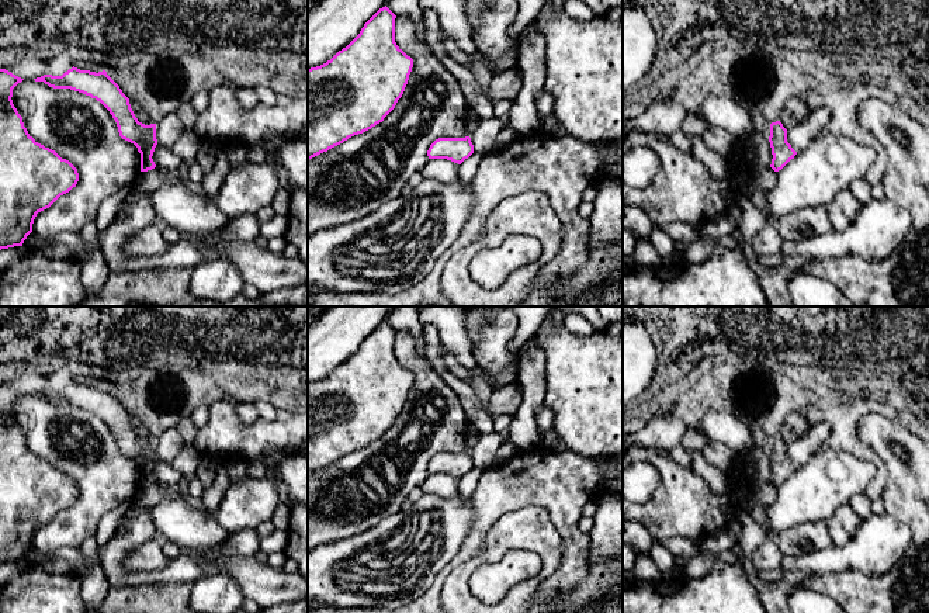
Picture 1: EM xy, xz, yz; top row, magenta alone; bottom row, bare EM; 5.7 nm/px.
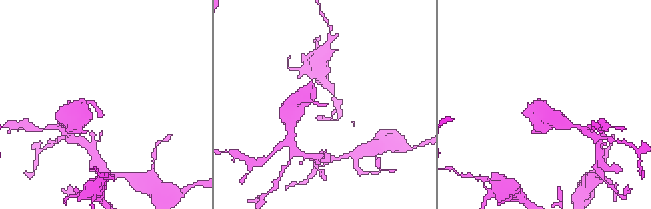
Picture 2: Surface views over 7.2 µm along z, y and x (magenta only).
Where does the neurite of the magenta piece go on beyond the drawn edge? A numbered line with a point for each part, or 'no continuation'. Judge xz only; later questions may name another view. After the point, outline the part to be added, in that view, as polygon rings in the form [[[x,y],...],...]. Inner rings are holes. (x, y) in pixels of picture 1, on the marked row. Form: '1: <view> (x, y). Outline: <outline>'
no continuation

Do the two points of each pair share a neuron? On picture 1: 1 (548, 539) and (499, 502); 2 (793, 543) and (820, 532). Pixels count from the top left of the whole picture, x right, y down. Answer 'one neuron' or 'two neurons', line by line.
1: two neurons
2: one neuron

